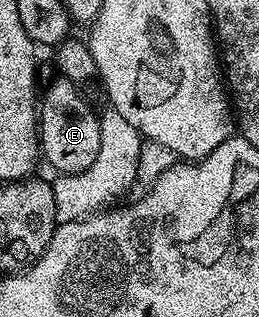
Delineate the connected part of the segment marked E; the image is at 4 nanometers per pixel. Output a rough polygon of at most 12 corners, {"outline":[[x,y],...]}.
{"outline":[[62,76],[42,91],[41,158],[85,172],[101,149],[100,115]]}

